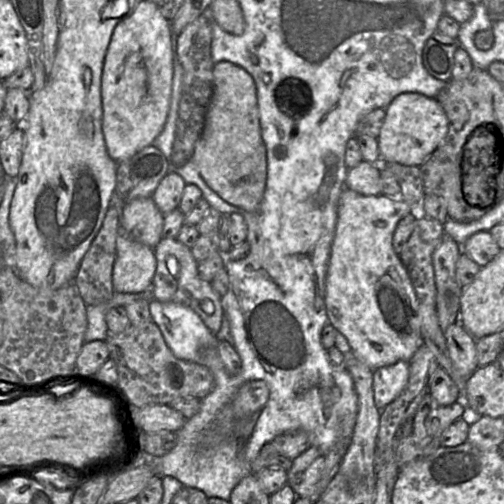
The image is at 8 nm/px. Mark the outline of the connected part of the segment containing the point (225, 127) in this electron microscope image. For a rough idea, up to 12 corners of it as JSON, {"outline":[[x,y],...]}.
{"outline":[[214,64],[192,161],[225,202],[249,212],[267,157],[252,76]]}

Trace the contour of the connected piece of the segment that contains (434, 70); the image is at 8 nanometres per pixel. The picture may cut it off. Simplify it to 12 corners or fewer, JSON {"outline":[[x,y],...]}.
{"outline":[[433,33],[422,52],[428,73],[439,80],[452,79],[453,39]]}

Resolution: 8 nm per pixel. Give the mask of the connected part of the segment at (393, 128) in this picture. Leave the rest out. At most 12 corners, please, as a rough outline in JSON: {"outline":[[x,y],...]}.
{"outline":[[402,93],[377,137],[382,161],[419,167],[447,135],[435,98]]}

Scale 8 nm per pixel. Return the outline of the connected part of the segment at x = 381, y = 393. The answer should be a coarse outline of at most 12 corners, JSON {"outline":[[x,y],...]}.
{"outline":[[410,363],[373,370],[374,404],[380,411],[408,383]]}

